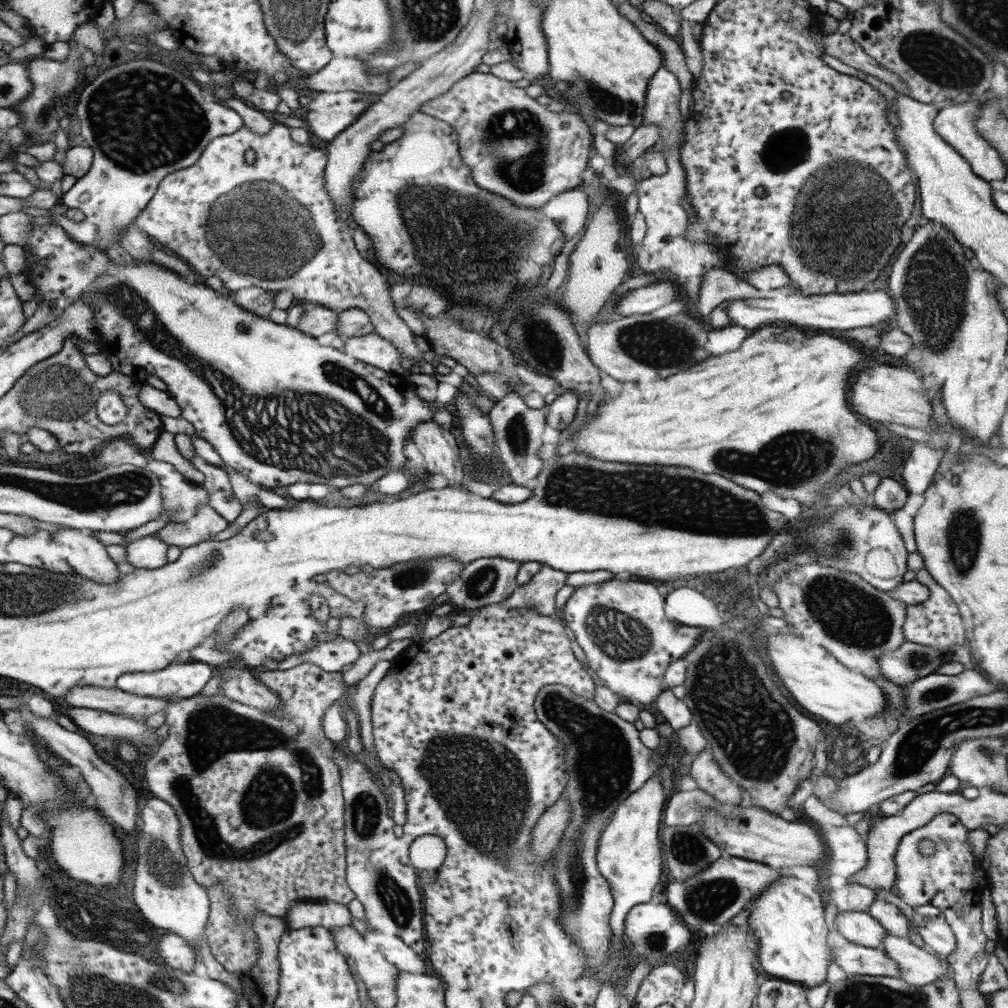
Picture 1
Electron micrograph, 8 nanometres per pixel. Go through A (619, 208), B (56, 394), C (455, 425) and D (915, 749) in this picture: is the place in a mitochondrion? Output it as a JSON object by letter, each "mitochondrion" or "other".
{"A":"other","B":"mitochondrion","C":"other","D":"mitochondrion"}

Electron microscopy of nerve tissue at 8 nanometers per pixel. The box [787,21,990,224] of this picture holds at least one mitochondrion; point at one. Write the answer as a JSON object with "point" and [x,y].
{"point":[936,59]}

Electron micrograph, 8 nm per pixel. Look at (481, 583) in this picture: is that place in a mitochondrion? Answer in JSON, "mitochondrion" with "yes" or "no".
{"mitochondrion":"yes"}

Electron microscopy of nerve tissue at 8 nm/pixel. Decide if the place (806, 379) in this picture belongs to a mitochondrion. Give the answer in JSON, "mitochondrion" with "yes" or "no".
{"mitochondrion":"no"}

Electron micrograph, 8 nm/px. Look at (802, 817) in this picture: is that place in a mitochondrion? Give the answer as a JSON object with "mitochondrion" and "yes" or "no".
{"mitochondrion":"no"}

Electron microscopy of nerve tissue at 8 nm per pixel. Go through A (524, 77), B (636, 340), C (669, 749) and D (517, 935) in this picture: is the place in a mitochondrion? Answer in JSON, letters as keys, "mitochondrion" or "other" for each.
{"A":"other","B":"mitochondrion","C":"other","D":"other"}

